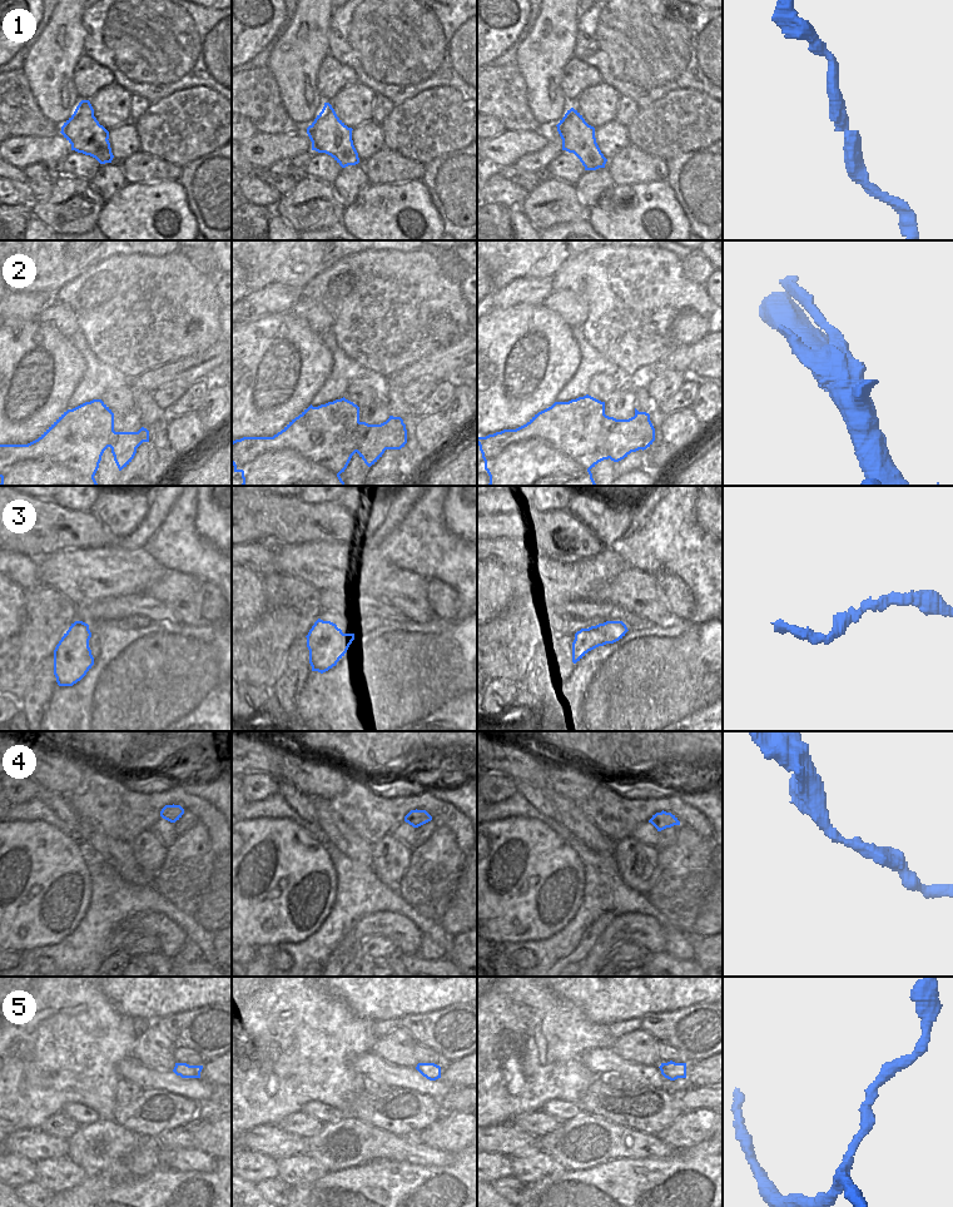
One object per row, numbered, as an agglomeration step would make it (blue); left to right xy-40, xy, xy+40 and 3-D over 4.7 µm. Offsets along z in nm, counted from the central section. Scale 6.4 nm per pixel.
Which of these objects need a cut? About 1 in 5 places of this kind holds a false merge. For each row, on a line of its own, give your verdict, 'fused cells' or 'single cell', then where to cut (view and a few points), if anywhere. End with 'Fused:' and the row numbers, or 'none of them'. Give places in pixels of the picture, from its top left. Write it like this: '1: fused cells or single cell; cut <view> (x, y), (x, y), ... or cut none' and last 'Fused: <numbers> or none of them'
1: single cell; cut none
2: single cell; cut none
3: single cell; cut none
4: single cell; cut none
5: single cell; cut none
Fused: none of them

